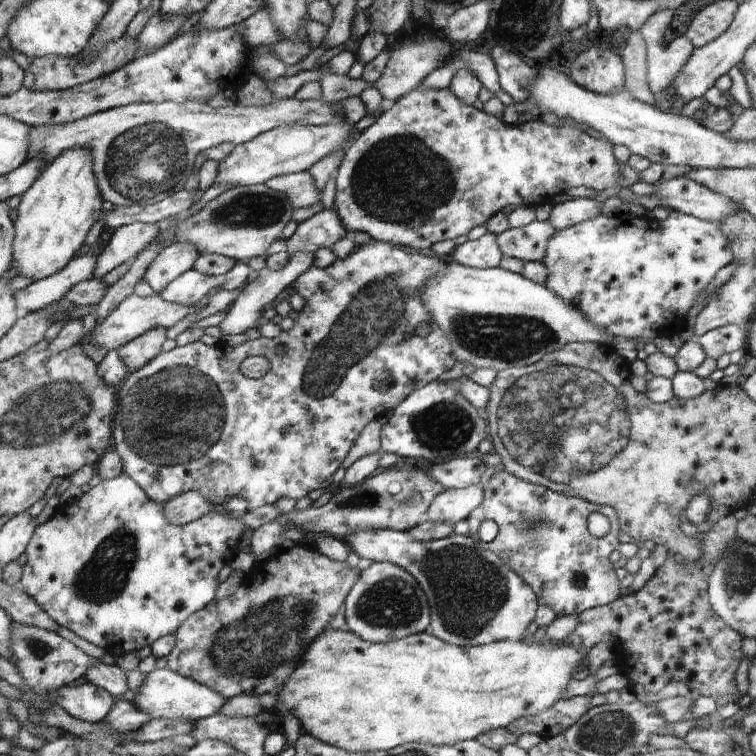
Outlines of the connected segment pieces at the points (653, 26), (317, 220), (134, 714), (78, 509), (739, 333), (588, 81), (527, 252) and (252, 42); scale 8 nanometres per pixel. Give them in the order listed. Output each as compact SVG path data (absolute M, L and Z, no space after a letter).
M673 9L660 10L656 14L652 14L651 18L648 18L647 22L644 22L644 26L640 28L640 34L644 38L644 42L647 48L647 80L650 92L653 95L663 94L665 90L668 90L670 84L674 82L674 78L680 74L682 68L686 66L688 58L692 56L695 50L695 46L687 39L686 36L676 37L671 42L667 42L665 38L665 32L672 22L674 16Z
M322 209L307 220L298 223L296 231L285 240L286 253L314 253L320 248L332 248L340 238L349 236L340 220L338 212L332 209Z
M116 701L110 712L102 720L102 726L105 726L110 732L131 733L144 726L150 716L146 712L139 712L138 708L130 701Z
M122 472L117 477L101 480L96 486L90 487L90 490L84 493L76 502L63 504L52 518L38 526L38 530L36 530L36 534L34 534L31 545L26 552L28 562L25 565L22 587L56 622L59 622L64 628L72 630L80 638L84 638L84 640L98 646L98 648L104 648L110 655L137 652L146 646L151 646L160 637L175 634L179 626L191 614L211 604L214 596L216 596L216 590L218 590L218 574L226 564L230 564L234 560L234 556L240 551L239 541L248 528L242 520L236 520L221 511L216 512L214 508L208 514L200 517L198 521L190 522L190 524L180 526L170 524L164 516L163 504L152 502L152 499L149 499L144 492L143 487L135 479Z
M726 325L702 334L697 341L702 345L706 358L718 358L734 350L747 348L748 329L743 326Z
M598 44L573 59L570 72L570 78L575 83L579 83L585 90L598 94L612 95L614 90L625 86L624 64L621 56L614 54L609 49L602 49Z
M532 221L526 226L507 229L496 234L496 242L504 256L519 258L522 262L542 261L546 246L556 234L550 221Z
M259 10L255 15L238 23L238 32L244 37L244 44L252 46L266 46L277 43L282 38L280 32L276 32L270 12Z

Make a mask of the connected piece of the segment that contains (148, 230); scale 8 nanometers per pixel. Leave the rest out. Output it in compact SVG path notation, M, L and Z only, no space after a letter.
M135 222L117 228L104 250L96 257L94 279L101 279L120 264L135 258L158 236L155 223Z

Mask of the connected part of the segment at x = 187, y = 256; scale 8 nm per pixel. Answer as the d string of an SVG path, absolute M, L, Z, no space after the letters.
M192 242L166 245L152 260L142 280L147 282L156 294L160 294L168 282L174 281L180 274L192 269L198 256L200 253L196 248L192 248Z

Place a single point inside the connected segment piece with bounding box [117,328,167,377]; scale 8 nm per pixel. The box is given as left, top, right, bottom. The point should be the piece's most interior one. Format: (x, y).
(138, 352)

